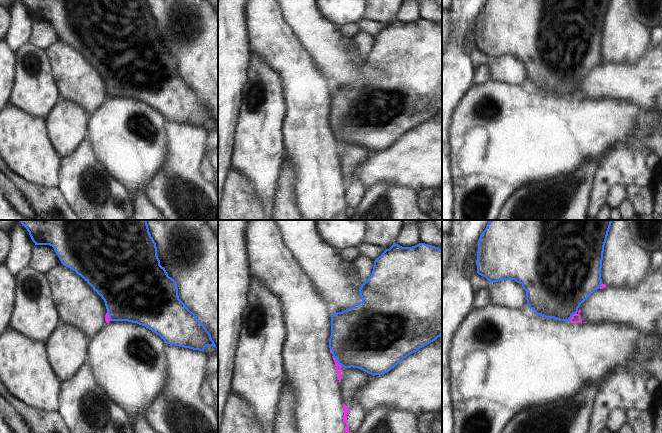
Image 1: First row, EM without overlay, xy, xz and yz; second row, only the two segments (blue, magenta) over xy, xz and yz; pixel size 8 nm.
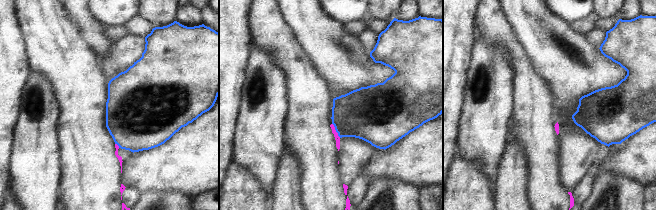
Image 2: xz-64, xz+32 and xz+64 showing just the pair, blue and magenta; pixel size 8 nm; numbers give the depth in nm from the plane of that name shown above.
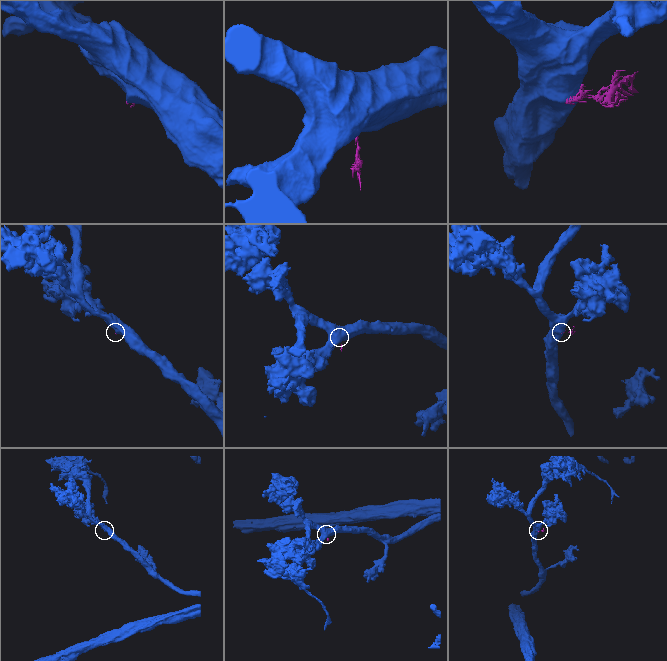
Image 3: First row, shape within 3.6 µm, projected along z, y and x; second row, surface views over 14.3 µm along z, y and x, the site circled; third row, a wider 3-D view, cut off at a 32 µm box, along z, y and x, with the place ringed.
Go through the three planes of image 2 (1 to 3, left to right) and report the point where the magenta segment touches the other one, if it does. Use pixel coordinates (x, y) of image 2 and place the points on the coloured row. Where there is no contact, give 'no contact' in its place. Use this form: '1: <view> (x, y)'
1: xz-64 (117, 144)
2: xz+32 (335, 129)
3: no contact

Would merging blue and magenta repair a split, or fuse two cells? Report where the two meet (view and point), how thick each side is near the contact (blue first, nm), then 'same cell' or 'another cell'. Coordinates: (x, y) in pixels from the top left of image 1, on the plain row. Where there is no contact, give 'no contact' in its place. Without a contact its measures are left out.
meets blue in xz at (337, 138); 460 nm thick on the blue side, 50 nm on the other; another cell

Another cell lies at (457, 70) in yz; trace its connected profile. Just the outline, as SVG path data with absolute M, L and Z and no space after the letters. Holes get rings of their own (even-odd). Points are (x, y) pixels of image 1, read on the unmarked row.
M452 0L452 33L442 54L442 220L454 220L450 124L458 103L473 84L475 70L465 52L468 36L487 0Z

